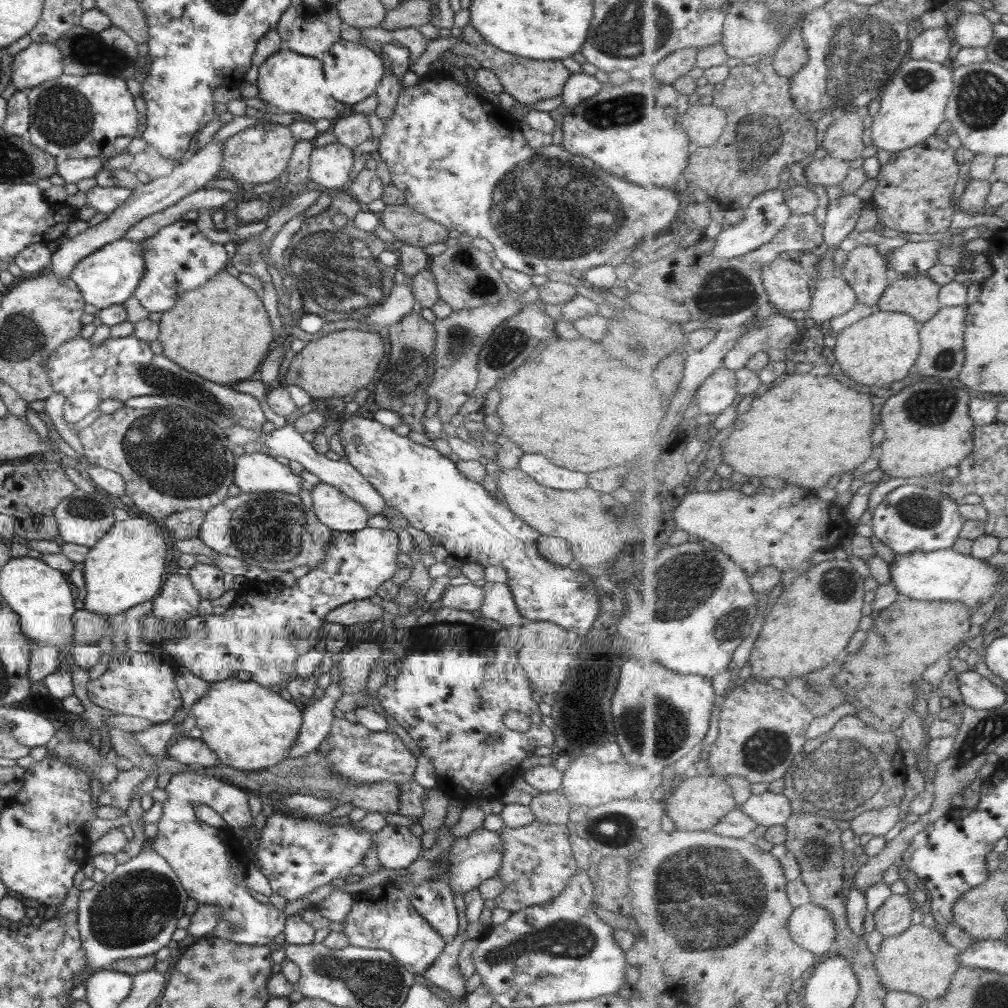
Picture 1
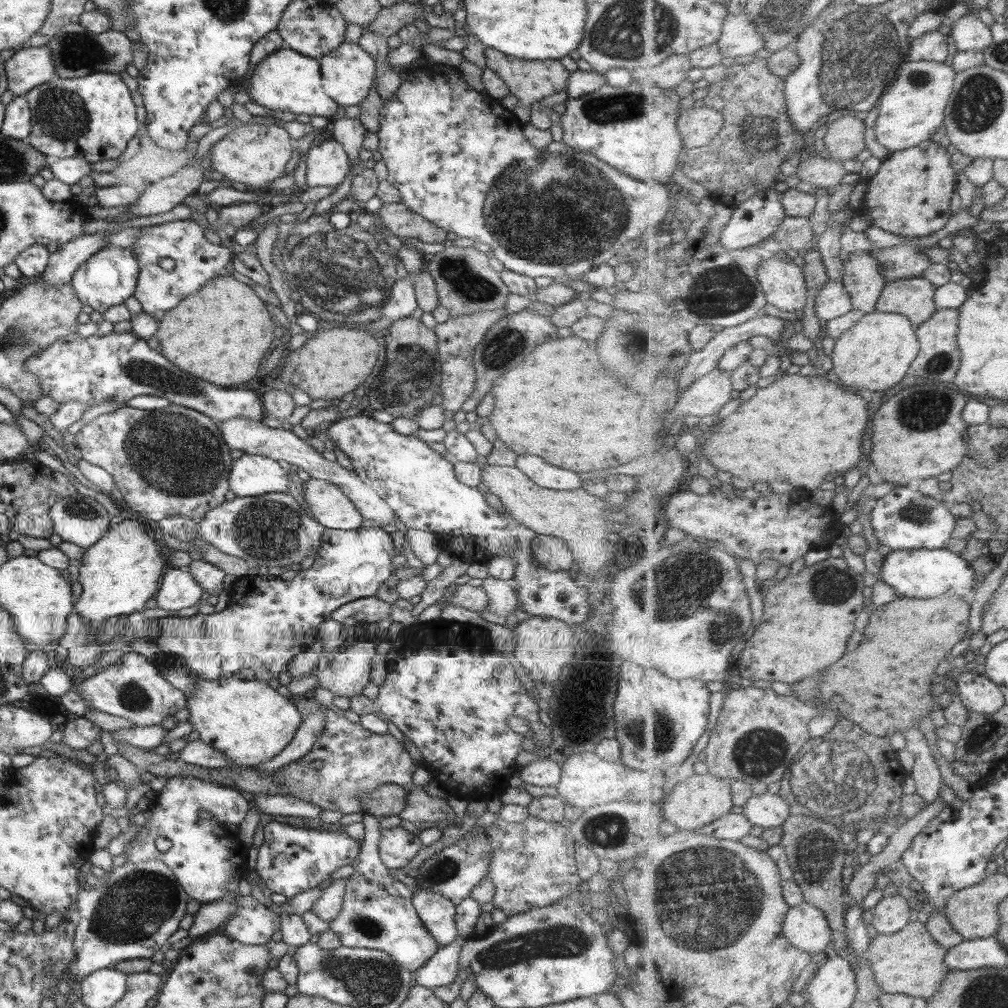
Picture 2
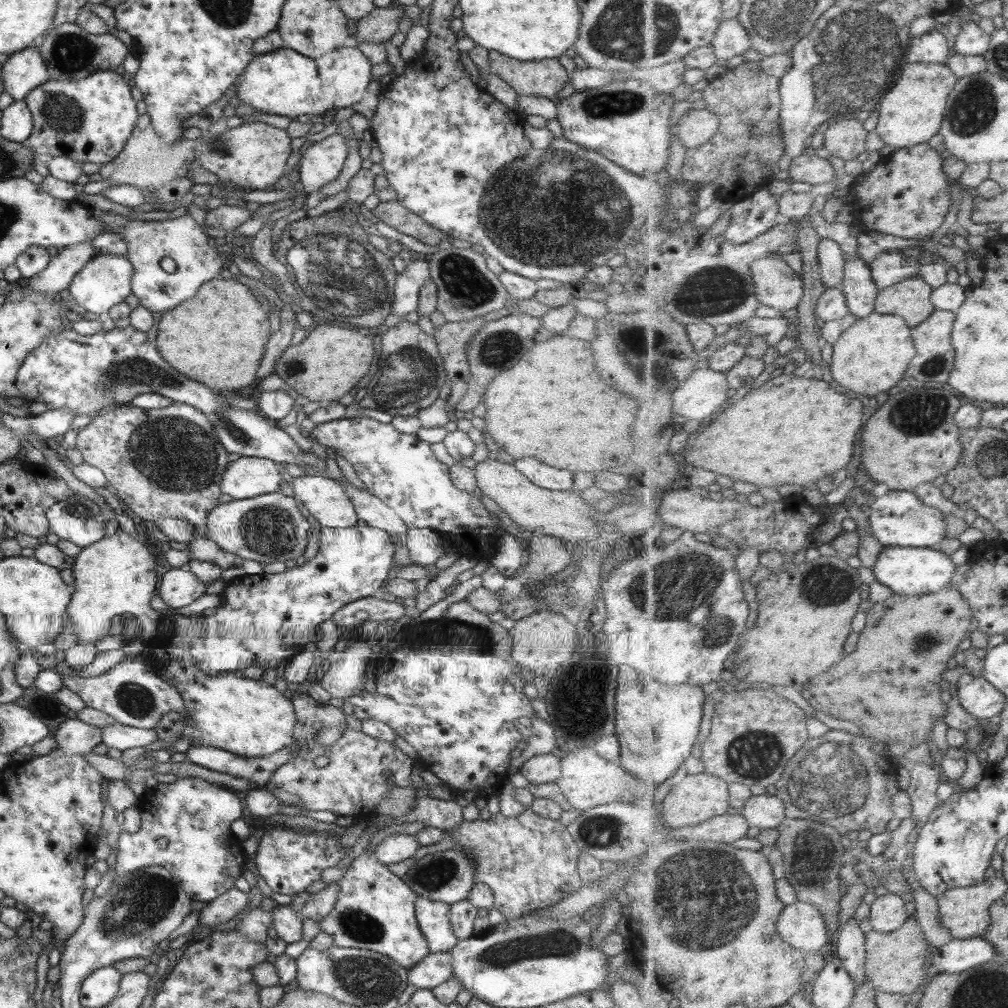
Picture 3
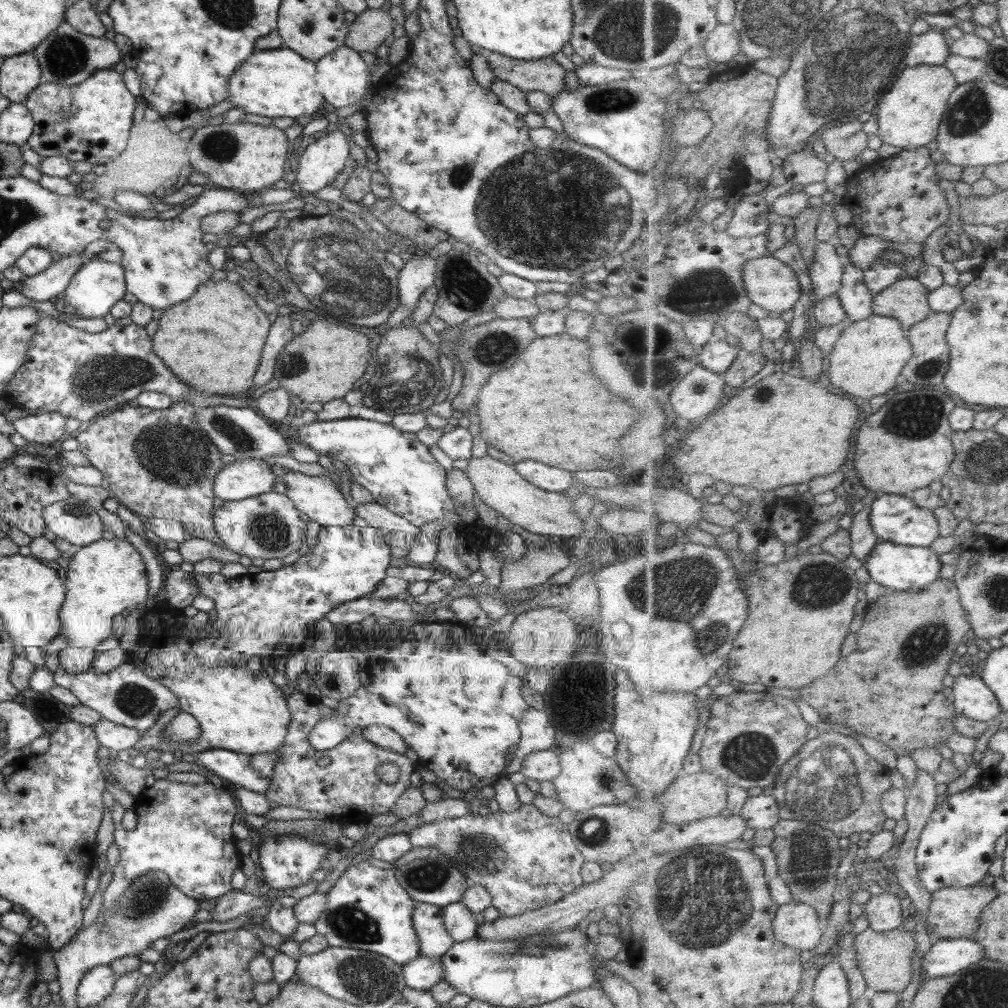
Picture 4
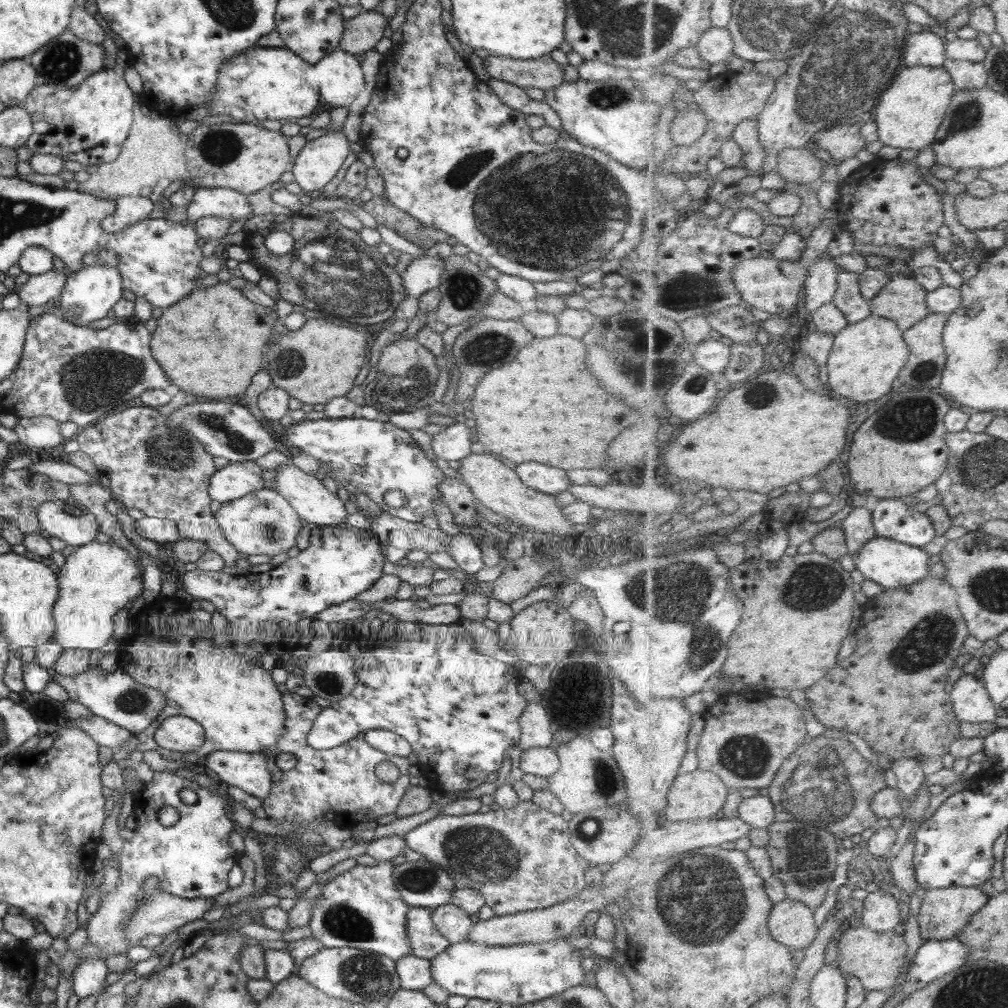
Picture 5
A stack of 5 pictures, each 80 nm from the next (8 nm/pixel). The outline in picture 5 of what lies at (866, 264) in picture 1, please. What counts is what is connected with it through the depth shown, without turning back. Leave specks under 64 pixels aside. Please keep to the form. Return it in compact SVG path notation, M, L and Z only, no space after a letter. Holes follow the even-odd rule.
M841 270L838 274L838 287L832 300L843 310L847 321L857 323L873 315L869 300L862 295L859 273Z

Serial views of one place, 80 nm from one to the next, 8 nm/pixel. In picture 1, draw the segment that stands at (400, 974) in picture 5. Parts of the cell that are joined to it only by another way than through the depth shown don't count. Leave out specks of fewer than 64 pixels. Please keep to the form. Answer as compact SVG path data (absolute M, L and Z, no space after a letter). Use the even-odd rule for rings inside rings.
M452 894L453 906L457 912L457 935L452 942L446 943L435 960L422 972L424 980L432 984L432 989L443 988L449 992L451 998L465 996L464 984L467 979L458 971L458 954L466 942L465 905L461 894Z

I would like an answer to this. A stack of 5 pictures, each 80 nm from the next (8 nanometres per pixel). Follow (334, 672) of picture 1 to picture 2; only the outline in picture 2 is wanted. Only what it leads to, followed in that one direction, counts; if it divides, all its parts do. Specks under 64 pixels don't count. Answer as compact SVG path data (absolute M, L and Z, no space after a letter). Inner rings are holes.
M320 710L306 714L306 717L302 719L297 730L294 732L293 738L285 748L279 754L273 756L273 758L253 765L252 768L259 774L269 774L305 756L305 753L311 748L316 736L322 729L322 722L322 712Z

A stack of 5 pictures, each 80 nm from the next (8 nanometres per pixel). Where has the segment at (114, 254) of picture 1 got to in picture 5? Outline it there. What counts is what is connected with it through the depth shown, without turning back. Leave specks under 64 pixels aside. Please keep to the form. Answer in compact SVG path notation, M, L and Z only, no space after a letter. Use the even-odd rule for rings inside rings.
M103 264L81 265L81 268L76 272L67 272L56 305L65 315L65 323L88 325L90 322L101 320L107 316L107 312L121 299L122 289L121 277L115 267ZM73 307L81 307L81 314L77 316L77 319L76 316L71 318L69 315L69 308Z

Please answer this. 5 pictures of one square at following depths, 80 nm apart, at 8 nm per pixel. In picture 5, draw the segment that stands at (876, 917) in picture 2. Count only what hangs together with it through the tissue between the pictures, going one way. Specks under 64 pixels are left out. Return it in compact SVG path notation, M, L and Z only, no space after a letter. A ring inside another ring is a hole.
M879 888L863 900L863 926L878 932L895 931L901 921L905 920L904 910L890 893Z

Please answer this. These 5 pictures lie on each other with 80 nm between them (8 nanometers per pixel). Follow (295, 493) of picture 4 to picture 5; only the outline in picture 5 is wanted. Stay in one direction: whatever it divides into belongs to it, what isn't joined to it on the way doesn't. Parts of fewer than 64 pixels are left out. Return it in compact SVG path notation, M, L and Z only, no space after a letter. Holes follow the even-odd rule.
M291 462L274 470L274 485L272 488L283 500L289 503L289 506L297 513L301 521L309 524L335 526L343 524L343 520L347 515L344 509L345 504L336 495L327 491L315 475L303 473Z

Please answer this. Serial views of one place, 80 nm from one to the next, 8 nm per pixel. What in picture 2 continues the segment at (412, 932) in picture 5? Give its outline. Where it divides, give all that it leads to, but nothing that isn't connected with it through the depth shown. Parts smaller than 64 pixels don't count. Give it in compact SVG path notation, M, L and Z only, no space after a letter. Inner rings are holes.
M416 889L412 896L412 905L425 931L441 948L457 939L457 929L453 915L454 904L444 896L425 889Z

